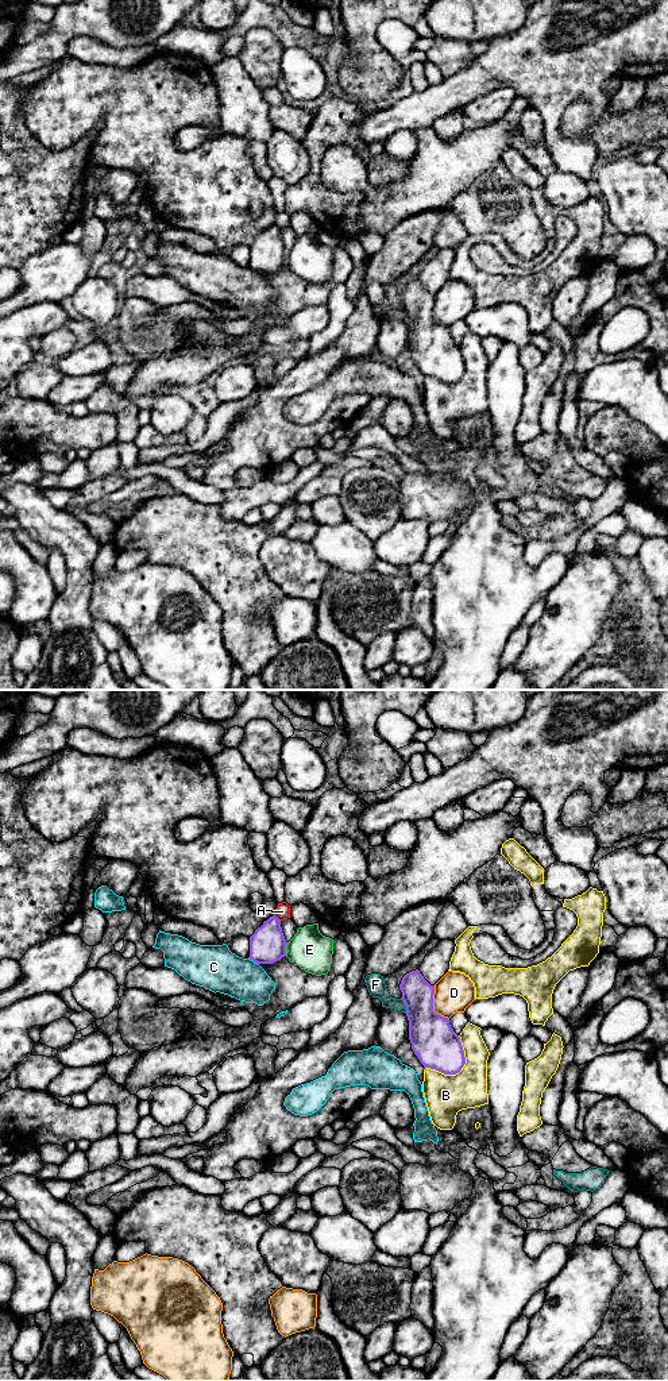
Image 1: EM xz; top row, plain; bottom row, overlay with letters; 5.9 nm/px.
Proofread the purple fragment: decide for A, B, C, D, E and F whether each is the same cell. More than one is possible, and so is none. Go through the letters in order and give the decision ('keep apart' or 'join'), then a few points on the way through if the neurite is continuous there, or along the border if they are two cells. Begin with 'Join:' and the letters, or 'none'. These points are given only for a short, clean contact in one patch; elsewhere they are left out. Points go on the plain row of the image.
Join: none
A: keep apart
B: keep apart | along xz (460, 346), (464, 374), (458, 381), (441, 382), (425, 377)
C: keep apart
D: keep apart
E: keep apart
F: keep apart

